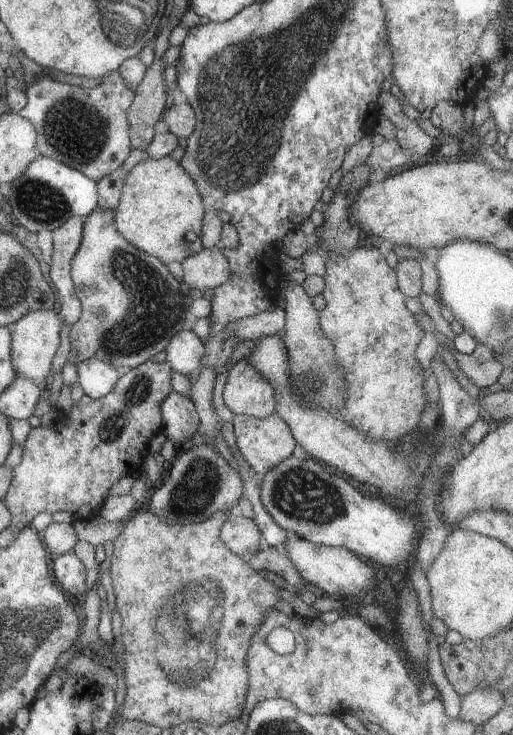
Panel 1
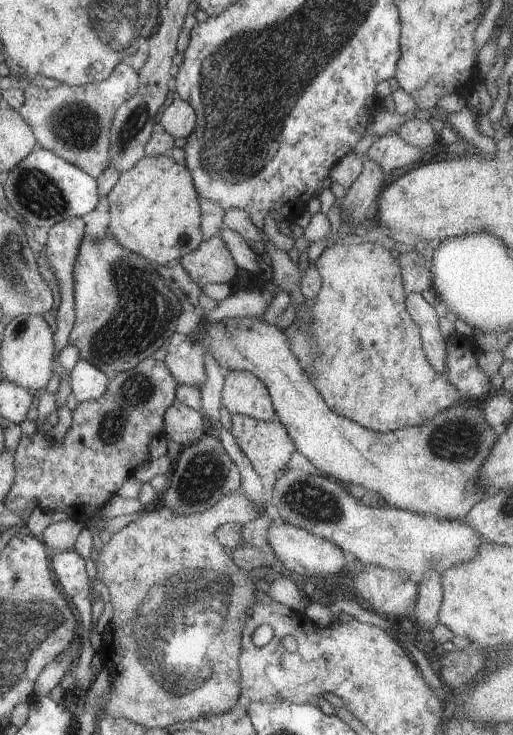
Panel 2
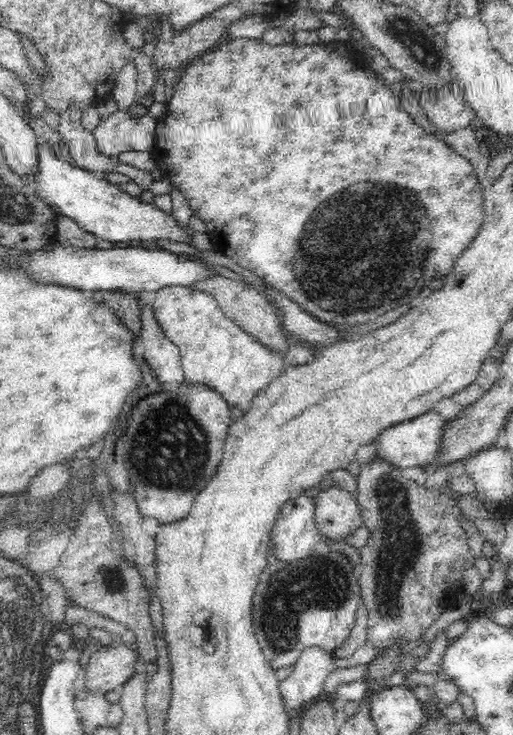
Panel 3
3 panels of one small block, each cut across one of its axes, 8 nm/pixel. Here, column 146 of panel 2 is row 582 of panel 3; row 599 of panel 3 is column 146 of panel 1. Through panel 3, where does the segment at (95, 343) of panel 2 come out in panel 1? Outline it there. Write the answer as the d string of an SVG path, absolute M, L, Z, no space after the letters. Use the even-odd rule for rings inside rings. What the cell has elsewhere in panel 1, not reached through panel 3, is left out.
M94 210L85 217L81 243L71 260L71 277L76 296L82 304L82 312L72 325L70 340L71 353L76 355L76 363L98 358L116 370L125 371L154 359L158 352L168 347L170 340L184 328L189 302L182 294L180 282L161 260L136 248L116 230L114 211Z

